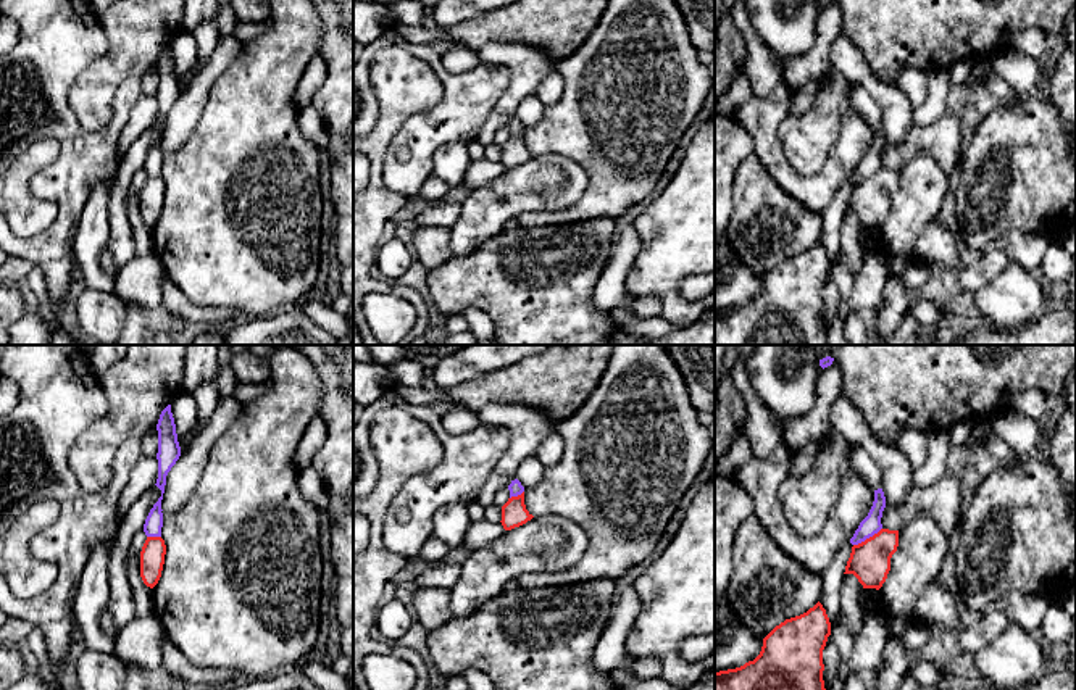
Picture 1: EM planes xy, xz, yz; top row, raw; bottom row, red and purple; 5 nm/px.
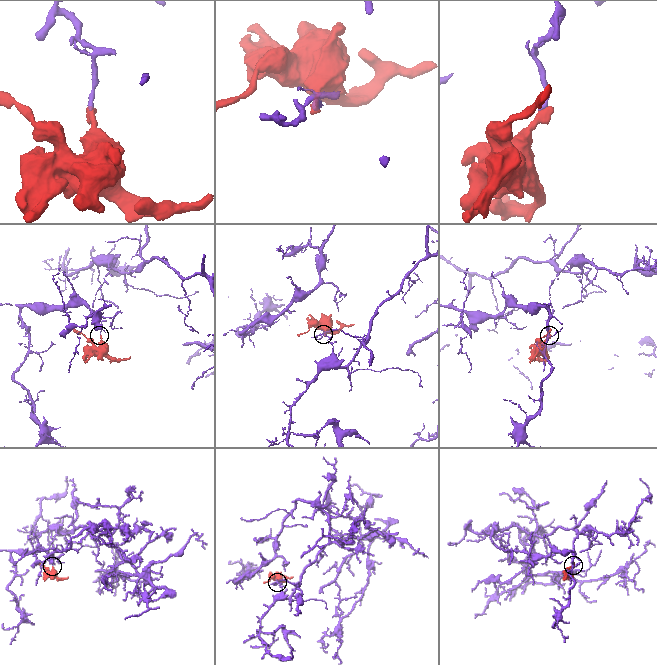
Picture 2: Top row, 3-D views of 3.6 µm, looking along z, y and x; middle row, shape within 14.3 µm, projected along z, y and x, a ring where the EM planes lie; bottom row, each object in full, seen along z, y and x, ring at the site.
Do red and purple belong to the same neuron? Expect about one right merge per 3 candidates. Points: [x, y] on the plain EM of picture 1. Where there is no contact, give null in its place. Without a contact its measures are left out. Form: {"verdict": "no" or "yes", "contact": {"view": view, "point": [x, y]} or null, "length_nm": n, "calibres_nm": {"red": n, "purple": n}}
{"verdict": "no", "contact": {"view": "yz", "point": [867, 178]}, "length_nm": 170, "calibres_nm": {"red": 200, "purple": 100}}

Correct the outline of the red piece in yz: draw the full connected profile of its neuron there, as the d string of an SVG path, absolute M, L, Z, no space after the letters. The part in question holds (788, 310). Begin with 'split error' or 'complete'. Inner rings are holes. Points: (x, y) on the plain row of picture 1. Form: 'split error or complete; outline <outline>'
complete; outline M820 240L807 251L786 258L763 277L753 300L715 311L715 345L829 345L823 319L823 289L829 274L831 261Z

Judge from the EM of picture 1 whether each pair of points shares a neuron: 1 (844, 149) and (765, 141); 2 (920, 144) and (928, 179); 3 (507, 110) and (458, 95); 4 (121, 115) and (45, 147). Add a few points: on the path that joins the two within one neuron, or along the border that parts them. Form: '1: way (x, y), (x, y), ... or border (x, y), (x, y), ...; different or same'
1: way (828, 173), (820, 181), (797, 181), (781, 165); same
2: border (897, 168), (912, 157), (930, 155), (952, 176); different
3: border (504, 68), (508, 73), (508, 86), (476, 139); different
4: border (21, 152), (33, 142), (54, 139), (63, 155); different

